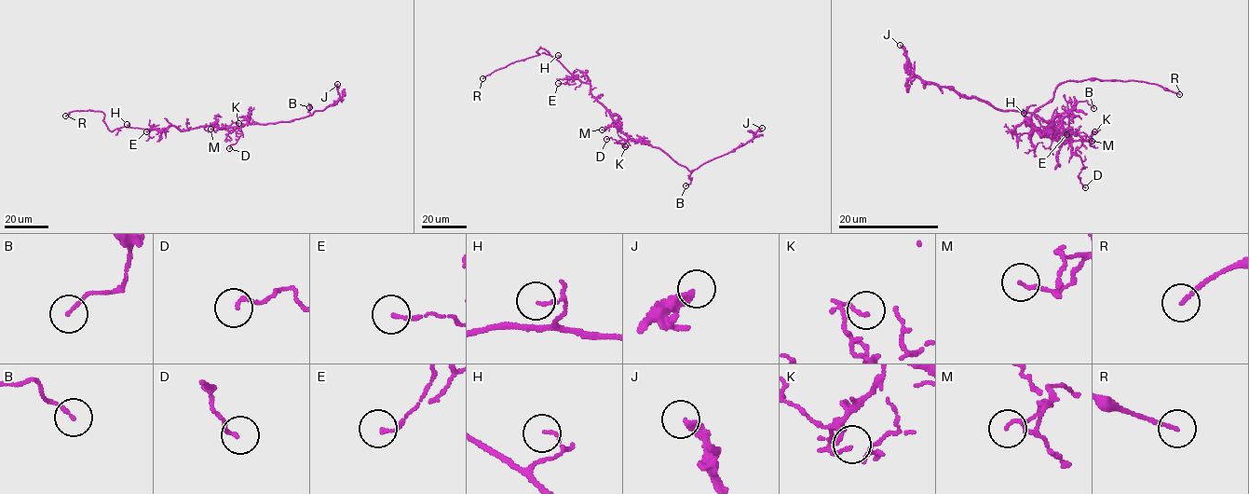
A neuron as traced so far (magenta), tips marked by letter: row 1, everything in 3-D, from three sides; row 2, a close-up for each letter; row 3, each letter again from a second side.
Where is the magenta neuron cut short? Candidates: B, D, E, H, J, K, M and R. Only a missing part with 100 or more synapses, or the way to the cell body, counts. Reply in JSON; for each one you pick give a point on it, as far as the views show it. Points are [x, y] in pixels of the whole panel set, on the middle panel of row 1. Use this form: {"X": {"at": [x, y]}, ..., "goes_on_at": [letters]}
{"R": {"at": [482, 78]}, "goes_on_at": ["R"]}

